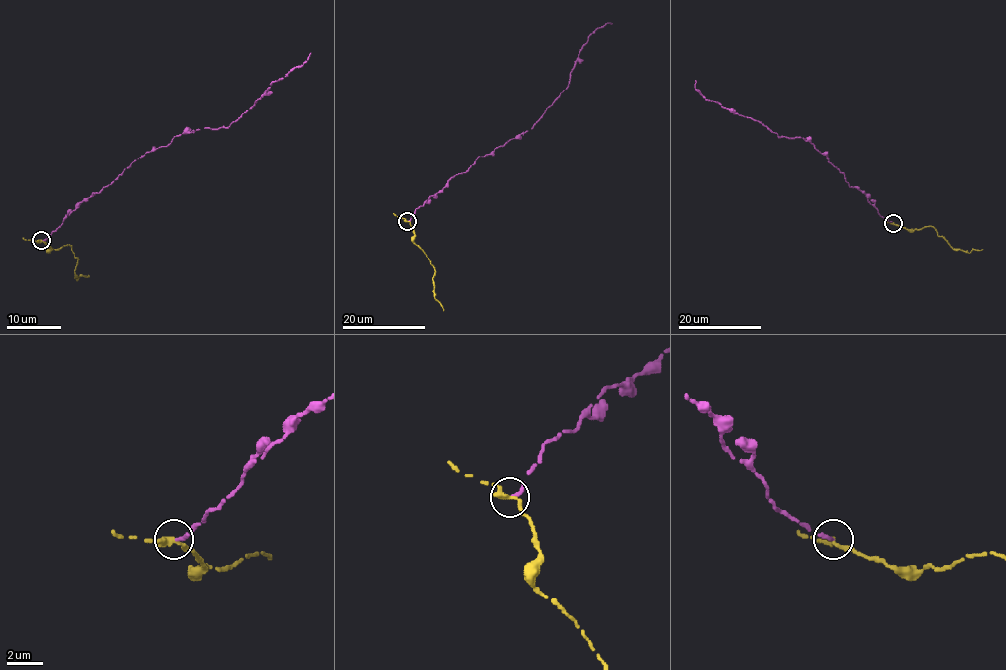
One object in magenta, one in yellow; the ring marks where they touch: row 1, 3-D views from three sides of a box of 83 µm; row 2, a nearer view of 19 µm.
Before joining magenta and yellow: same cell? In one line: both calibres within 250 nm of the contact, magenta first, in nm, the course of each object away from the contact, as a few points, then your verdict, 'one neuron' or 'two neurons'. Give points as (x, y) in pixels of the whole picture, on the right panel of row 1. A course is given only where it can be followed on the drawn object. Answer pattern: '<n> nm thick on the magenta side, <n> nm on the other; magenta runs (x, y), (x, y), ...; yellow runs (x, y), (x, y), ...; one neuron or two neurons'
220 nm thick on the magenta side, 320 nm on the other; magenta runs (893, 222), (850, 186), (812, 143), (779, 137), (758, 120), (707, 100), (695, 80); yellow runs (893, 222), (914, 231), (931, 225), (953, 248), (969, 252), (983, 249); two neurons

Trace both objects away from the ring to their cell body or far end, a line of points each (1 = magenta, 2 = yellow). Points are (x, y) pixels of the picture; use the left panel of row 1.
1: (42, 240), (135, 160), (166, 147), (175, 136), (227, 128), (311, 53)
2: (41, 240), (49, 251), (68, 244), (78, 259), (76, 279), (80, 275), (89, 275)

